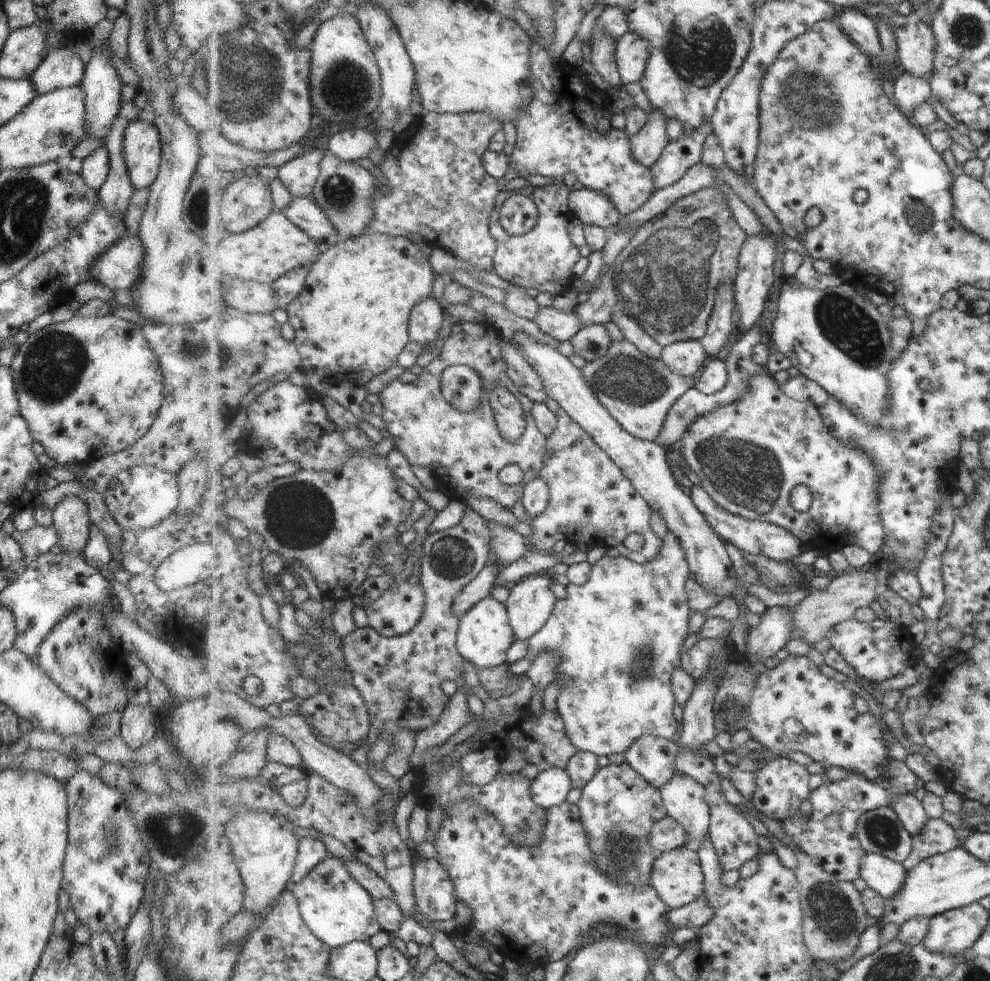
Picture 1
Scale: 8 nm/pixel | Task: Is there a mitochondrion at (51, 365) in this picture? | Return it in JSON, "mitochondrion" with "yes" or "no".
{"mitochondrion":"yes"}

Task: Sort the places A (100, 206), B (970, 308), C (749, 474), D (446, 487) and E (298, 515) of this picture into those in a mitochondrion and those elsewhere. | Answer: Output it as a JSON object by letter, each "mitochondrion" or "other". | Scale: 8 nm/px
{"A":"other","B":"other","C":"mitochondrion","D":"other","E":"mitochondrion"}

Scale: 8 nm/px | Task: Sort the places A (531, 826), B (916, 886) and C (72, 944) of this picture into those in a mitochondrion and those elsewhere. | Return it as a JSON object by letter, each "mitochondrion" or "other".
{"A":"other","B":"other","C":"other"}

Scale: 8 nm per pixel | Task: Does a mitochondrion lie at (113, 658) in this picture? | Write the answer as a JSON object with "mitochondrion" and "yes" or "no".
{"mitochondrion":"no"}

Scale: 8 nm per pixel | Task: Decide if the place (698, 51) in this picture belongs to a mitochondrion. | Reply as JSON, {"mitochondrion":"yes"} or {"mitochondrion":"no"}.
{"mitochondrion":"yes"}

